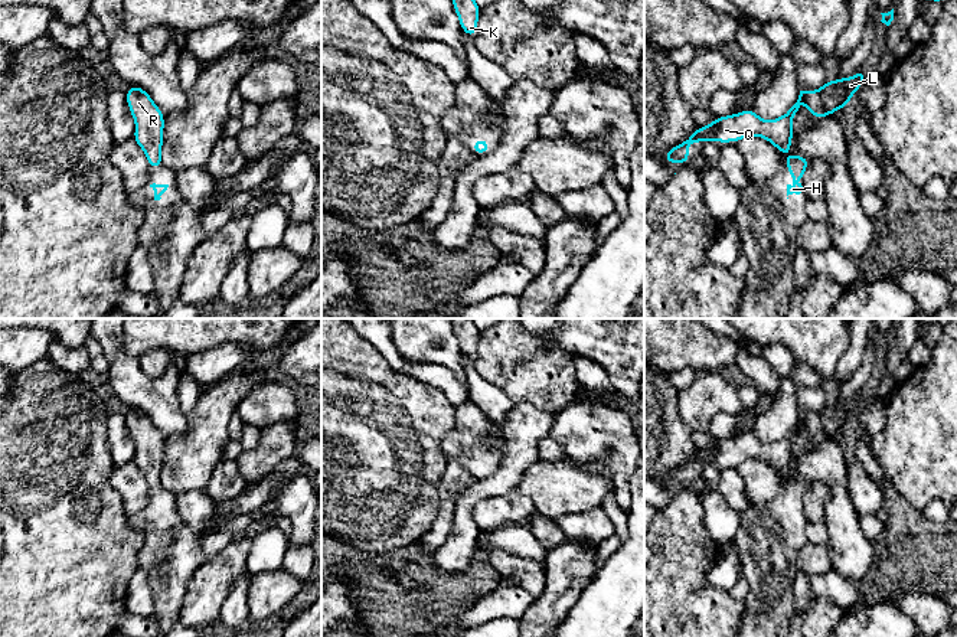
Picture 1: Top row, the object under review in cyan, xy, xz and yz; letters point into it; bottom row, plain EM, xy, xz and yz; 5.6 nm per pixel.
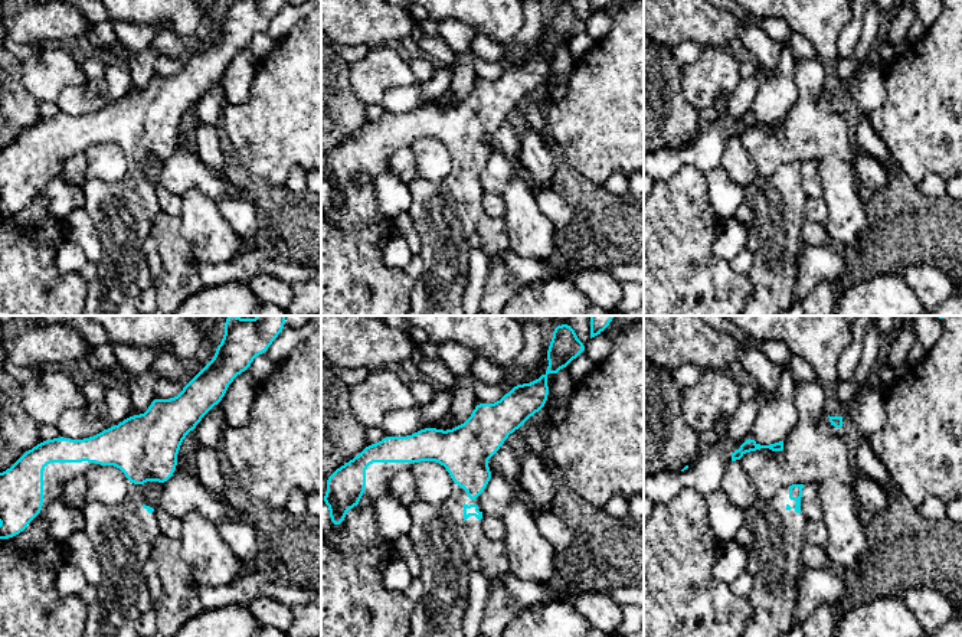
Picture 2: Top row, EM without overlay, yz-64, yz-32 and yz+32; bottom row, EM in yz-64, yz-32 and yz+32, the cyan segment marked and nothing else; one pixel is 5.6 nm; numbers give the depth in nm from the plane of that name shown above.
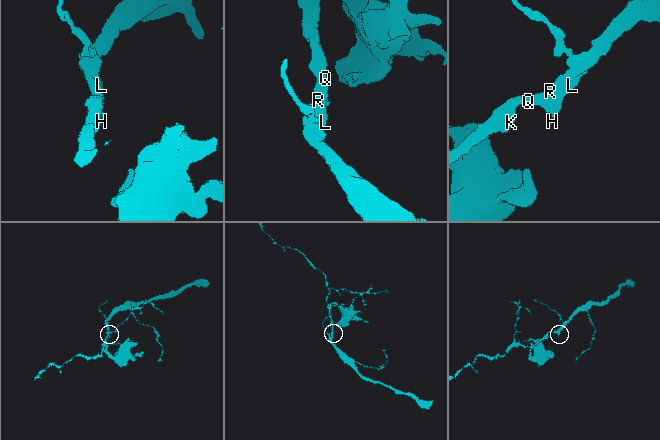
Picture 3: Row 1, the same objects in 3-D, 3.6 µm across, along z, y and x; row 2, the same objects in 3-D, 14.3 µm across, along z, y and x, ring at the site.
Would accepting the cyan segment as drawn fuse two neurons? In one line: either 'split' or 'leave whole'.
leave whole

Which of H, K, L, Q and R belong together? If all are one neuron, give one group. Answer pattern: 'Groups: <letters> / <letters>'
Groups: H K L Q R

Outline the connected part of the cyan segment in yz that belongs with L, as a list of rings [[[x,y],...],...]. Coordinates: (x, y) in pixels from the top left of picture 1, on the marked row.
[[[859,69],[853,76],[836,81],[826,81],[820,89],[800,91],[797,102],[780,118],[771,121],[761,120],[758,114],[748,108],[738,114],[726,117],[716,117],[706,127],[698,127],[686,140],[664,154],[667,164],[689,164],[689,144],[705,143],[713,140],[715,143],[742,141],[747,137],[757,135],[770,141],[778,151],[788,154],[793,143],[793,120],[804,102],[810,114],[816,120],[822,120],[829,114],[850,104],[852,95],[863,85],[868,74]]]

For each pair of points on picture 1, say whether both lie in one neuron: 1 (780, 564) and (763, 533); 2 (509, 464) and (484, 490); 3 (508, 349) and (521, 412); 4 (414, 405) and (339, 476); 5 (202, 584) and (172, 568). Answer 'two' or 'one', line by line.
1: one
2: one
3: two
4: one
5: two

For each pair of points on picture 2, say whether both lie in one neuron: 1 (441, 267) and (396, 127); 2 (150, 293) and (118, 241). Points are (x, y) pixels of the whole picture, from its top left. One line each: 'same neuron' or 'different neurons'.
1: same neuron
2: different neurons

